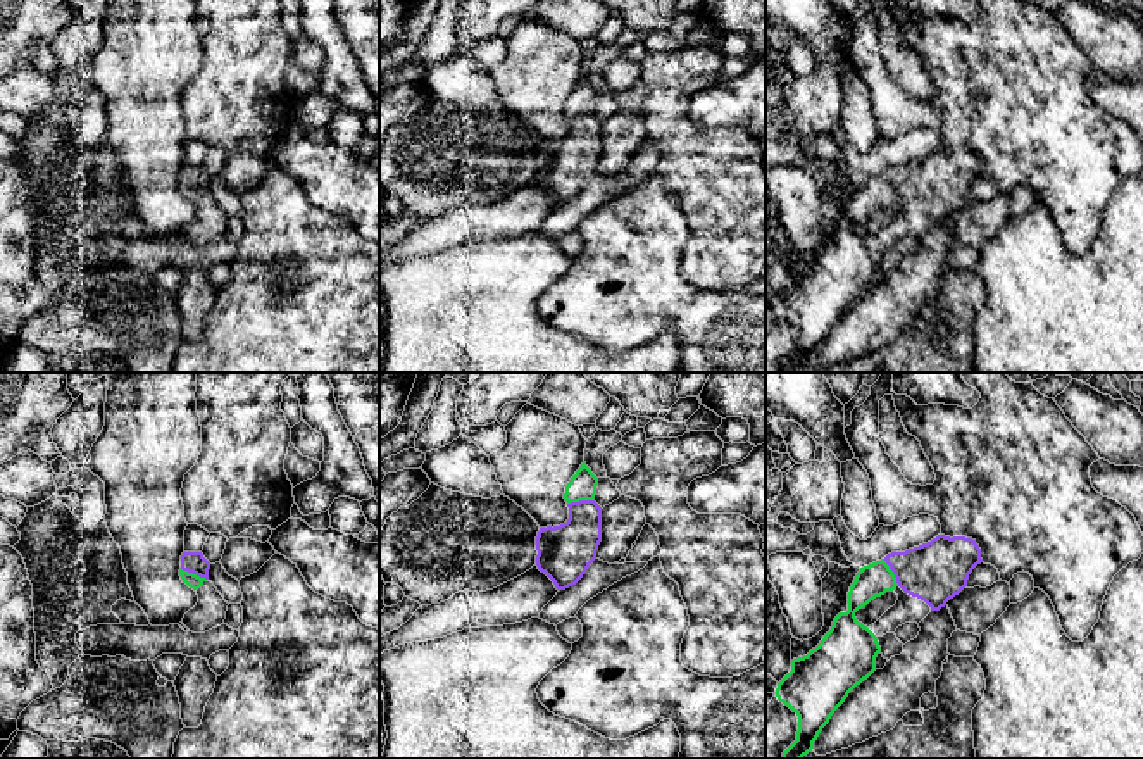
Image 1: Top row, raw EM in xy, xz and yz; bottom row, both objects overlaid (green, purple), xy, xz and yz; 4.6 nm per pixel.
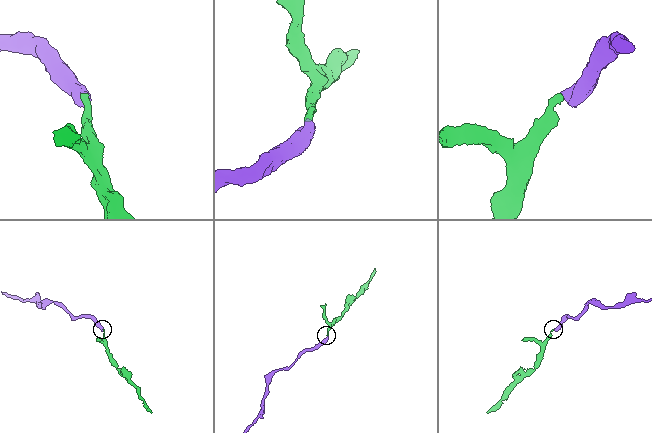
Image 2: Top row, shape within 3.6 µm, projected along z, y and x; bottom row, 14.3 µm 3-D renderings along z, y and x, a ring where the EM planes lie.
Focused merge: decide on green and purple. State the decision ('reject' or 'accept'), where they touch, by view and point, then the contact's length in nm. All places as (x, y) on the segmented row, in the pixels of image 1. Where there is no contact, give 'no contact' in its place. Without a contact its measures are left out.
accept | xz (580, 499) | 130 nm

